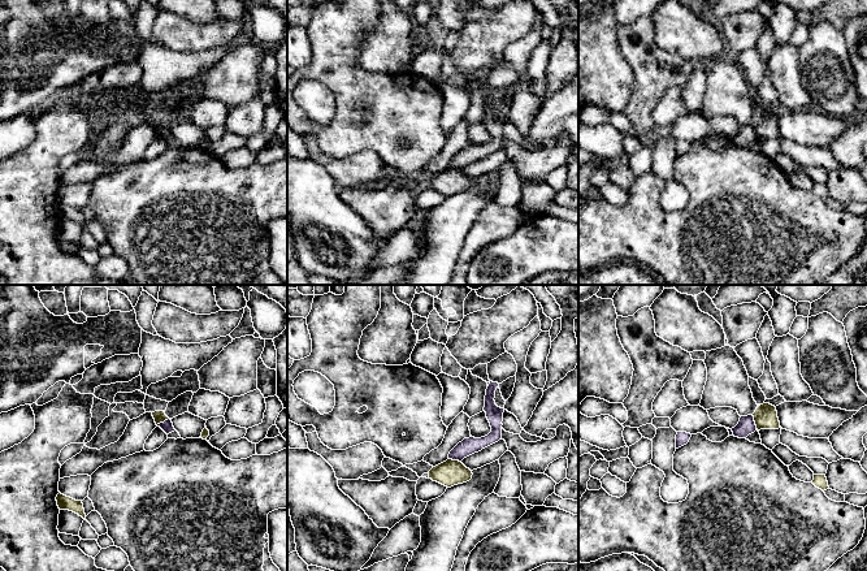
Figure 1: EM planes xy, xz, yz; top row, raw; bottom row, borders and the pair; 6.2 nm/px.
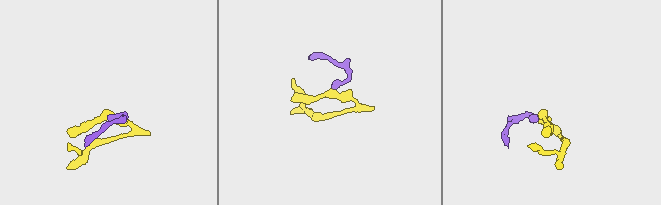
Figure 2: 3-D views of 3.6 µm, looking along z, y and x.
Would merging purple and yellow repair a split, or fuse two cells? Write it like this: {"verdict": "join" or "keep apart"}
{"verdict": "keep apart"}

